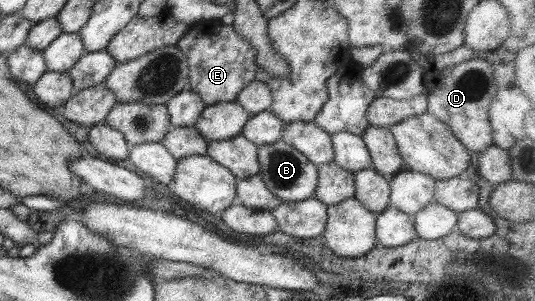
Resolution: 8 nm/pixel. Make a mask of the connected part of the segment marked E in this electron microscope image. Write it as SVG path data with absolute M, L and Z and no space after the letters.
M219 19L201 20L183 32L183 35L177 40L175 45L185 56L188 65L188 83L187 89L196 93L200 100L206 105L215 105L216 103L235 102L237 94L249 83L252 82L257 70L254 64L254 49L248 45L247 41L241 39L231 25L222 24Z

